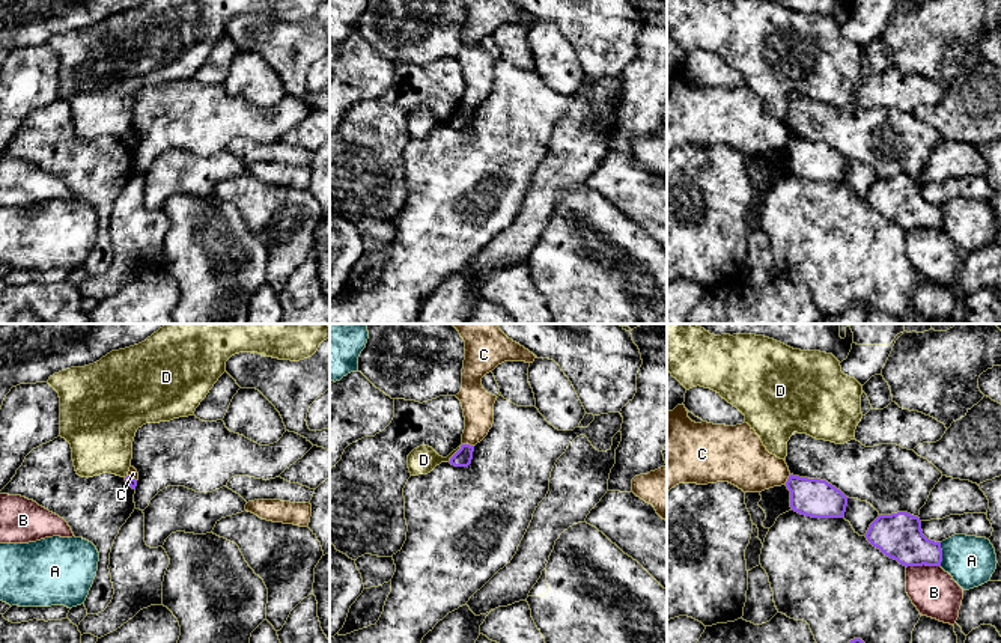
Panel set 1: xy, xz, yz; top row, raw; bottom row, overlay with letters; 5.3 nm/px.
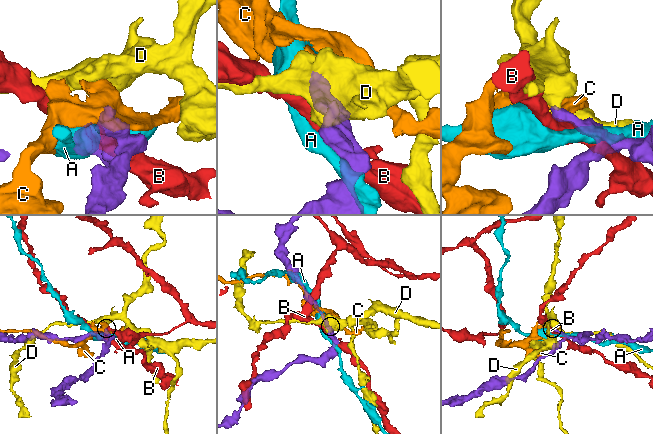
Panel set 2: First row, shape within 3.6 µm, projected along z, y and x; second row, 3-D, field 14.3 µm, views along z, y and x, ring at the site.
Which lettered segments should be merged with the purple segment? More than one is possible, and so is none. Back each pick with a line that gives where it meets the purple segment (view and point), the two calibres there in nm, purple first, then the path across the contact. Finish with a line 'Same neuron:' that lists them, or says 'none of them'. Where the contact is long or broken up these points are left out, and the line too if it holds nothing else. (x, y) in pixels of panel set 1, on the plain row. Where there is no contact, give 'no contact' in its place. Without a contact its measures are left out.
Same neuron: none of them

